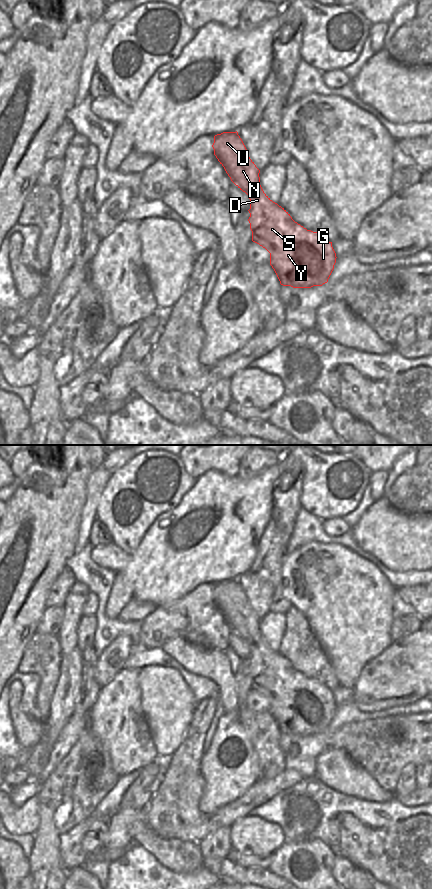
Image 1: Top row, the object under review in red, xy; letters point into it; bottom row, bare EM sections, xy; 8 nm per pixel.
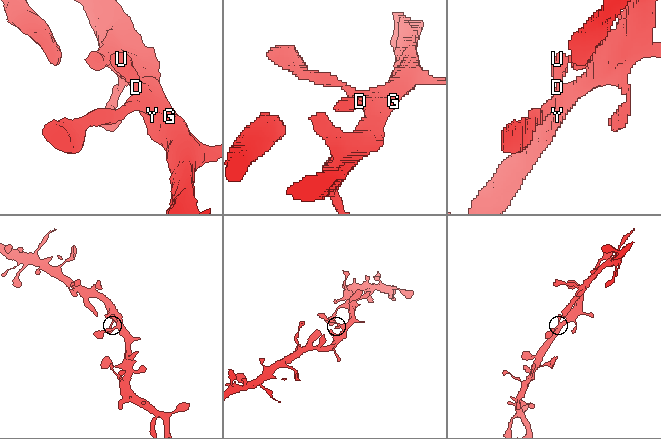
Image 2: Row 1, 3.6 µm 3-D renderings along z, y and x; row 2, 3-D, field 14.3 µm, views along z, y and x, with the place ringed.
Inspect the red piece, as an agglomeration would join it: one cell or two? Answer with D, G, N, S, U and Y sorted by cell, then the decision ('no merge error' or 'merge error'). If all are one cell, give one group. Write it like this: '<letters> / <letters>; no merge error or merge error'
D G N S U Y; no merge error

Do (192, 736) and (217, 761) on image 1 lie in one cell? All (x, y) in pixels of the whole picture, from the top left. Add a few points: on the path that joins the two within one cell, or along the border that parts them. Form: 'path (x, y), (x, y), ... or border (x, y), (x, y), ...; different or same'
border (205, 751), (201, 757), (199, 773); different

